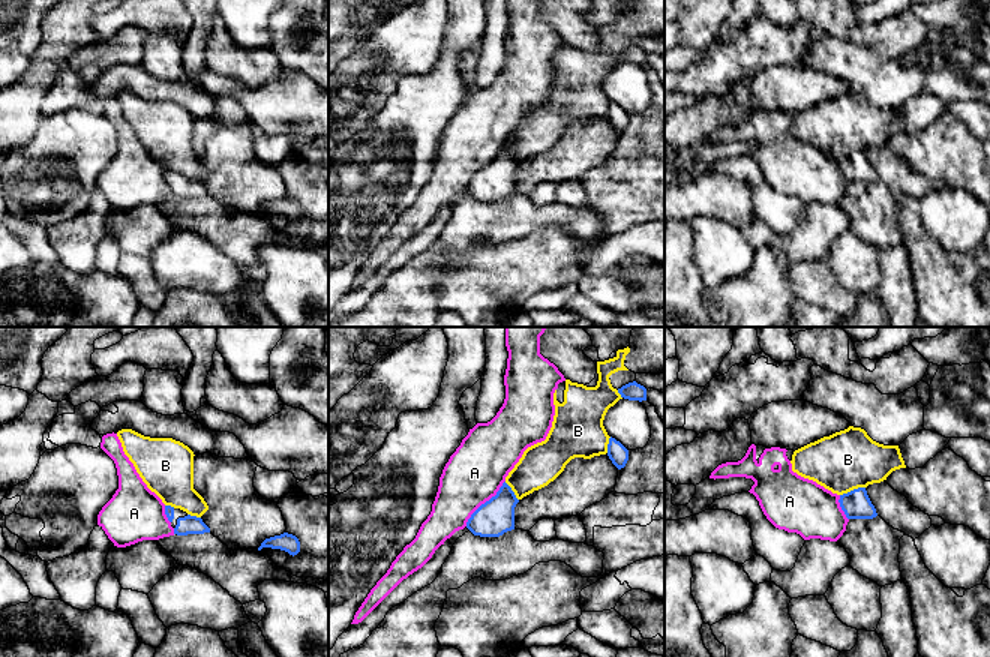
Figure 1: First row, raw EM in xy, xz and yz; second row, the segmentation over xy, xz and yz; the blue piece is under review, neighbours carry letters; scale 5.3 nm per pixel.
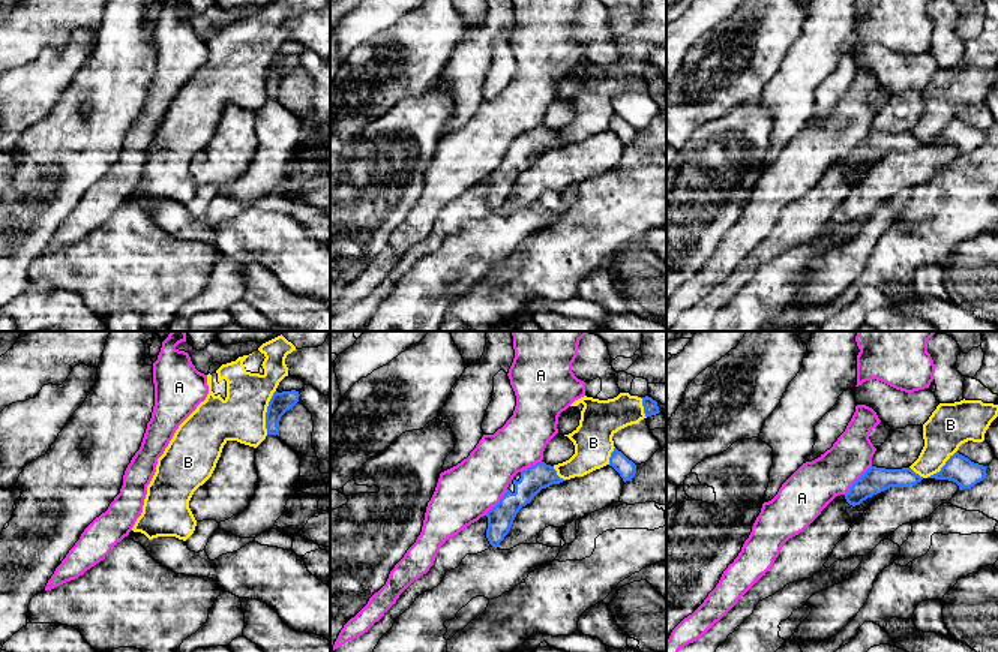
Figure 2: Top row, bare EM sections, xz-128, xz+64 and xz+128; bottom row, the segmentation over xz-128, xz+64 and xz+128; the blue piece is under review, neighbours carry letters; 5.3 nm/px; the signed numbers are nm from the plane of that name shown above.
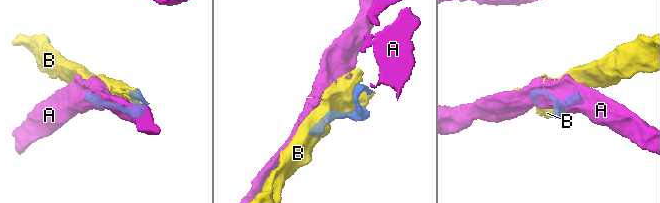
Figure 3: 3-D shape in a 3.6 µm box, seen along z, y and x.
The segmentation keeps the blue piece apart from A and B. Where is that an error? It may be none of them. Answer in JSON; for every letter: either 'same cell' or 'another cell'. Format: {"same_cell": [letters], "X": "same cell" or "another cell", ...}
{"same_cell": ["A"], "A": "same cell", "B": "another cell"}

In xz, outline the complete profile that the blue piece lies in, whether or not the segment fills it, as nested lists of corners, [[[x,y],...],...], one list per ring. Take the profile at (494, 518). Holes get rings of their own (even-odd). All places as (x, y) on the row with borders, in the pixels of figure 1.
[[[506,327],[508,351],[504,375],[506,399],[488,423],[470,429],[450,456],[440,477],[432,512],[422,524],[416,538],[392,562],[387,573],[370,590],[351,624],[362,622],[404,579],[422,568],[456,531],[465,526],[480,537],[500,537],[514,530],[514,507],[519,502],[506,477],[524,452],[546,440],[554,416],[554,393],[566,381],[558,368],[540,354],[540,336],[548,327]]]

